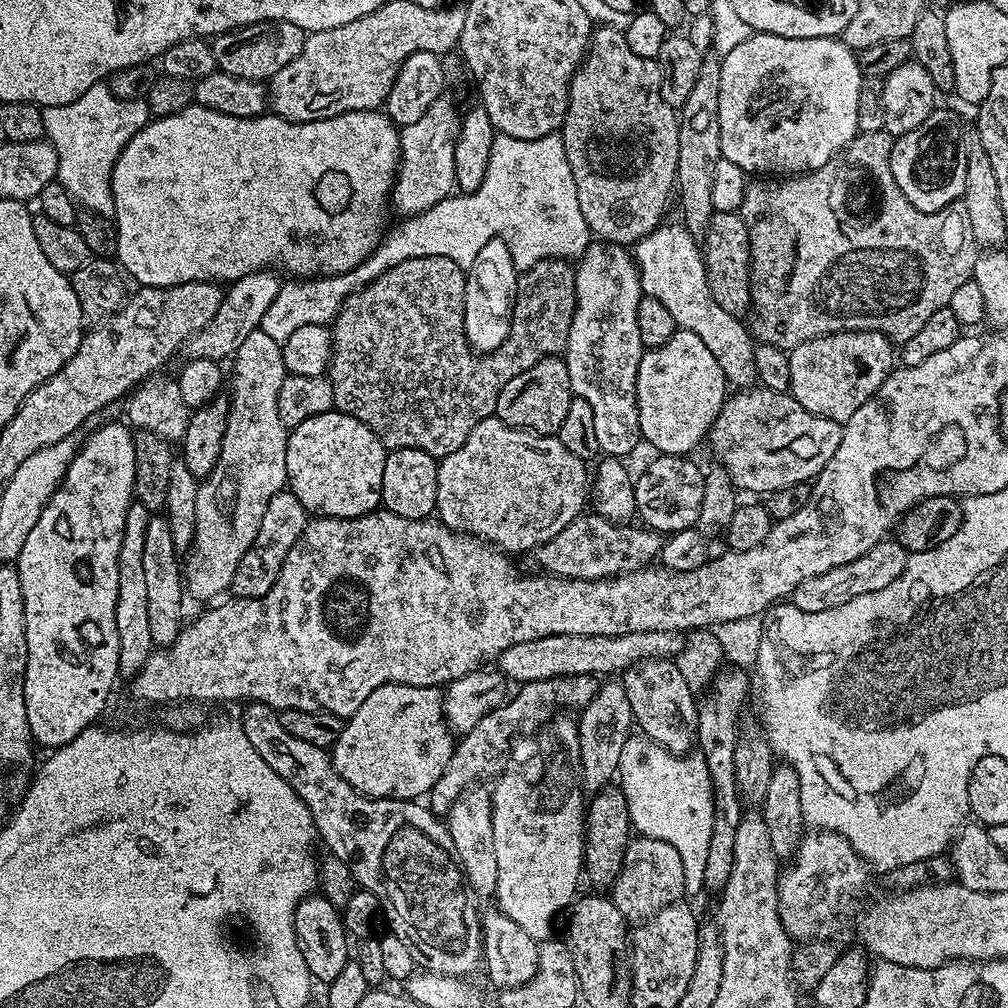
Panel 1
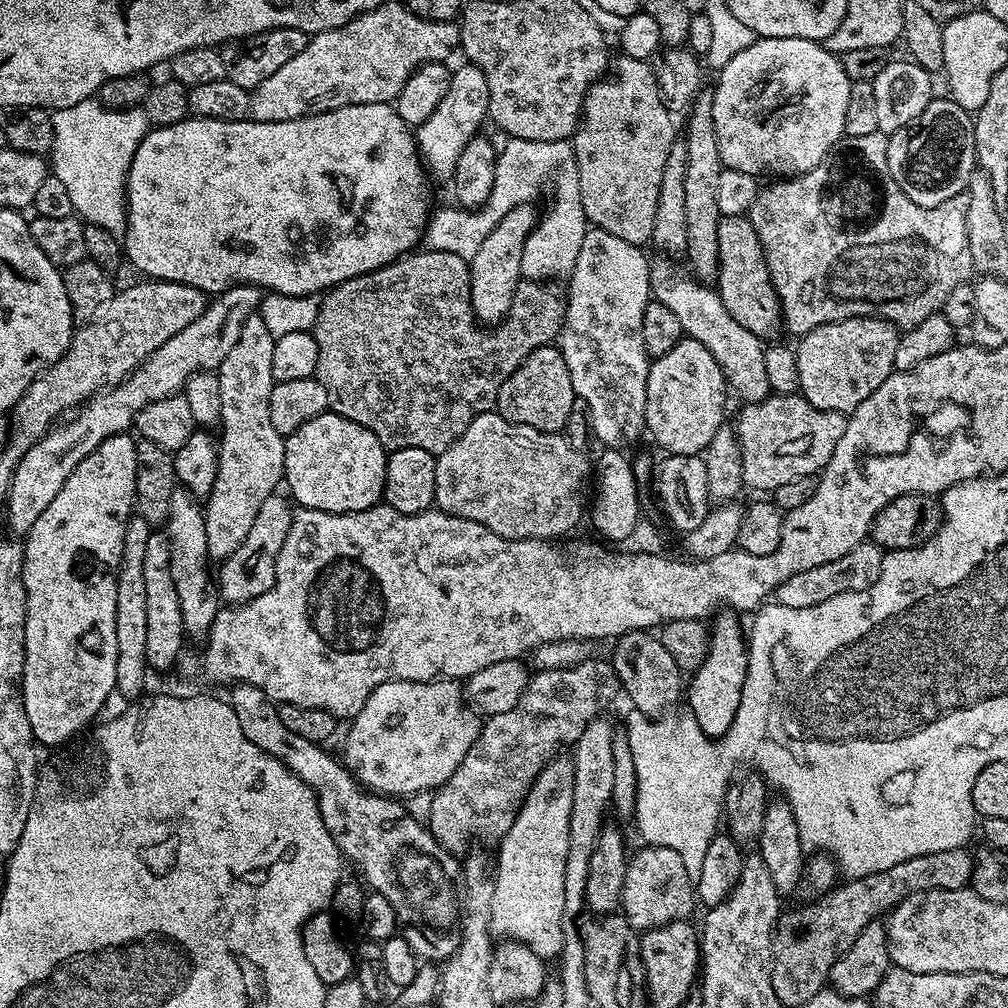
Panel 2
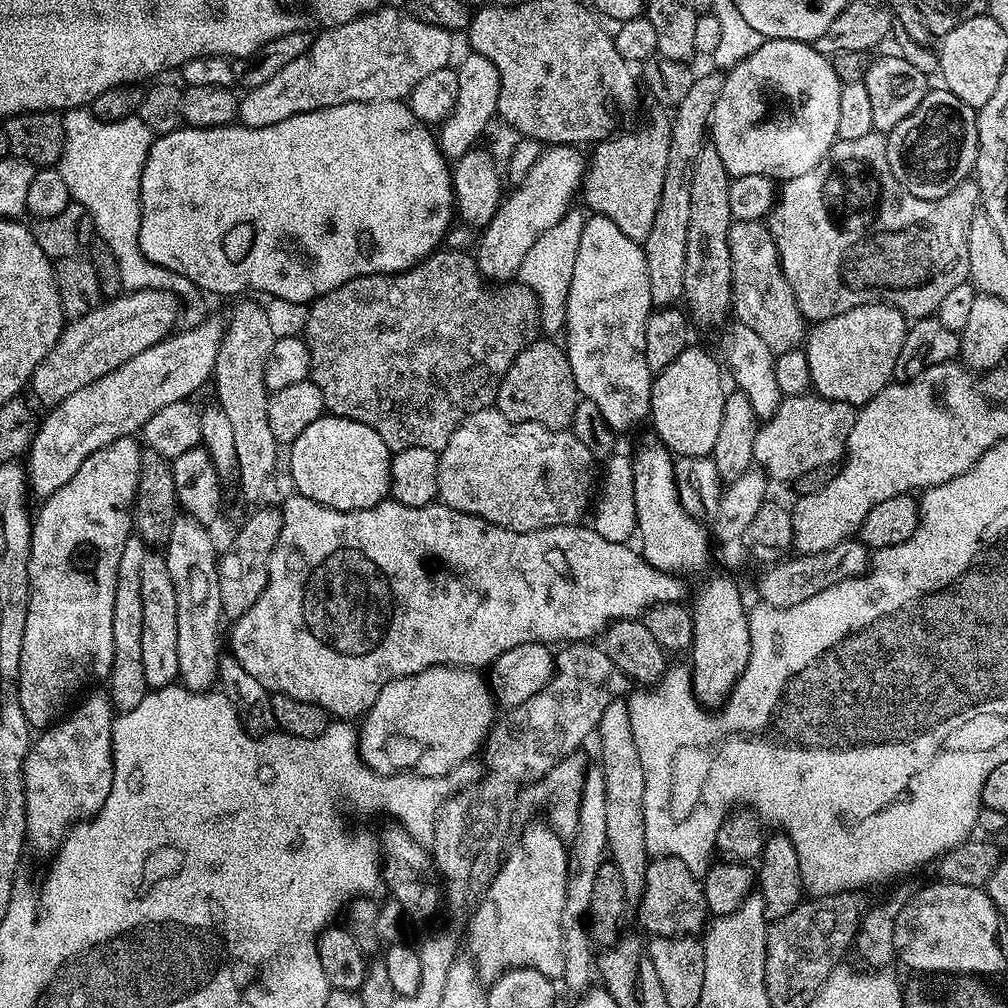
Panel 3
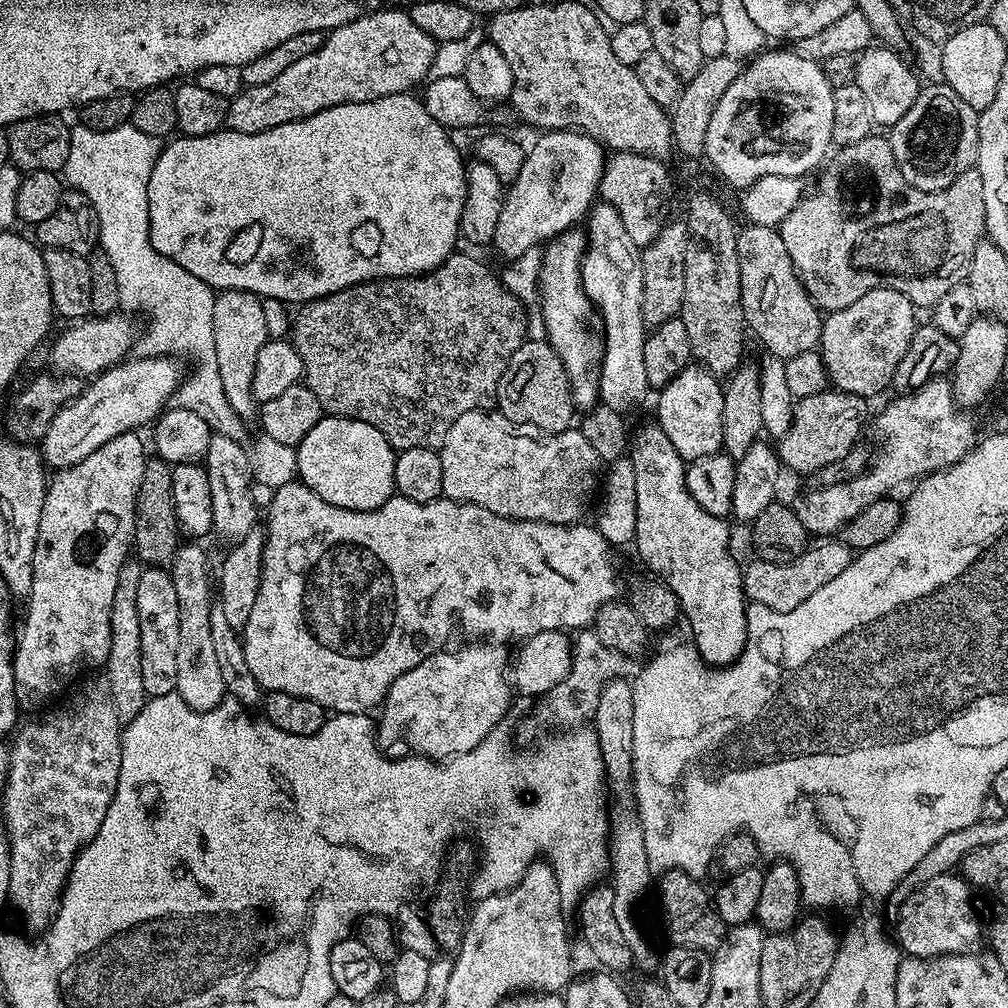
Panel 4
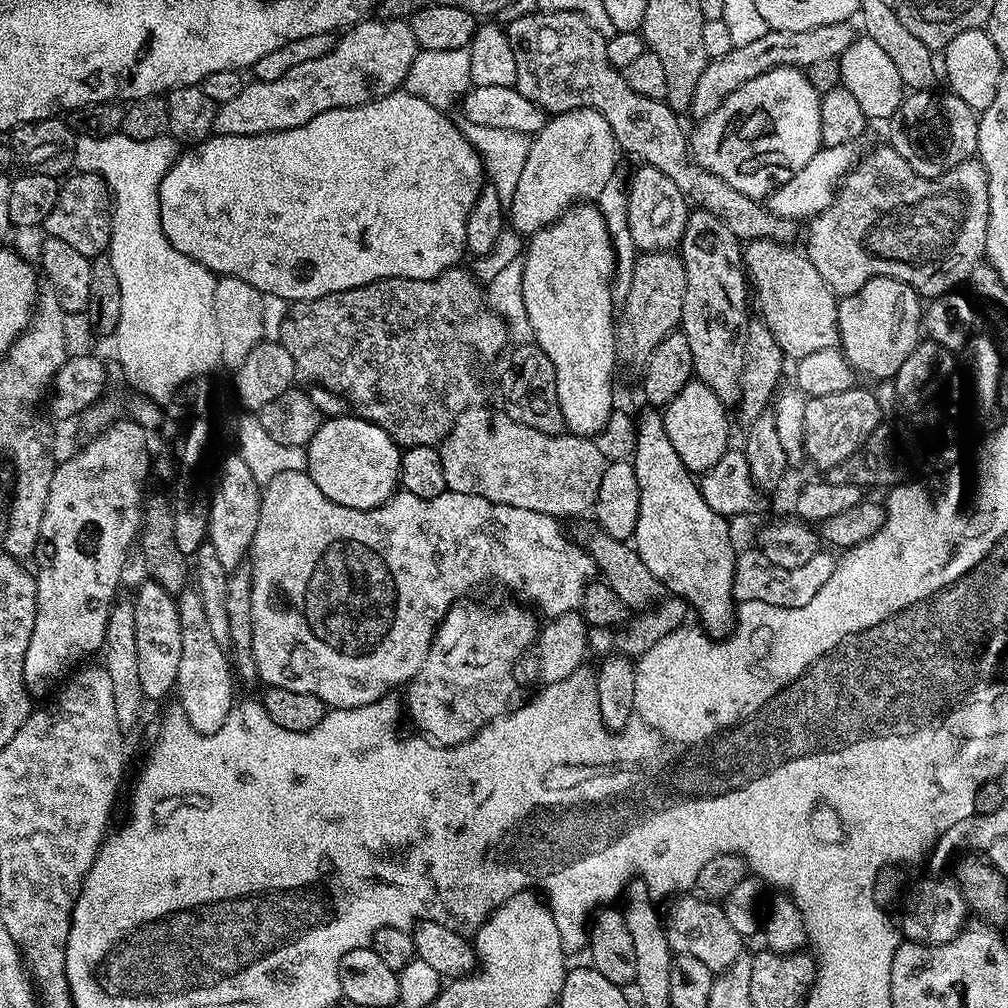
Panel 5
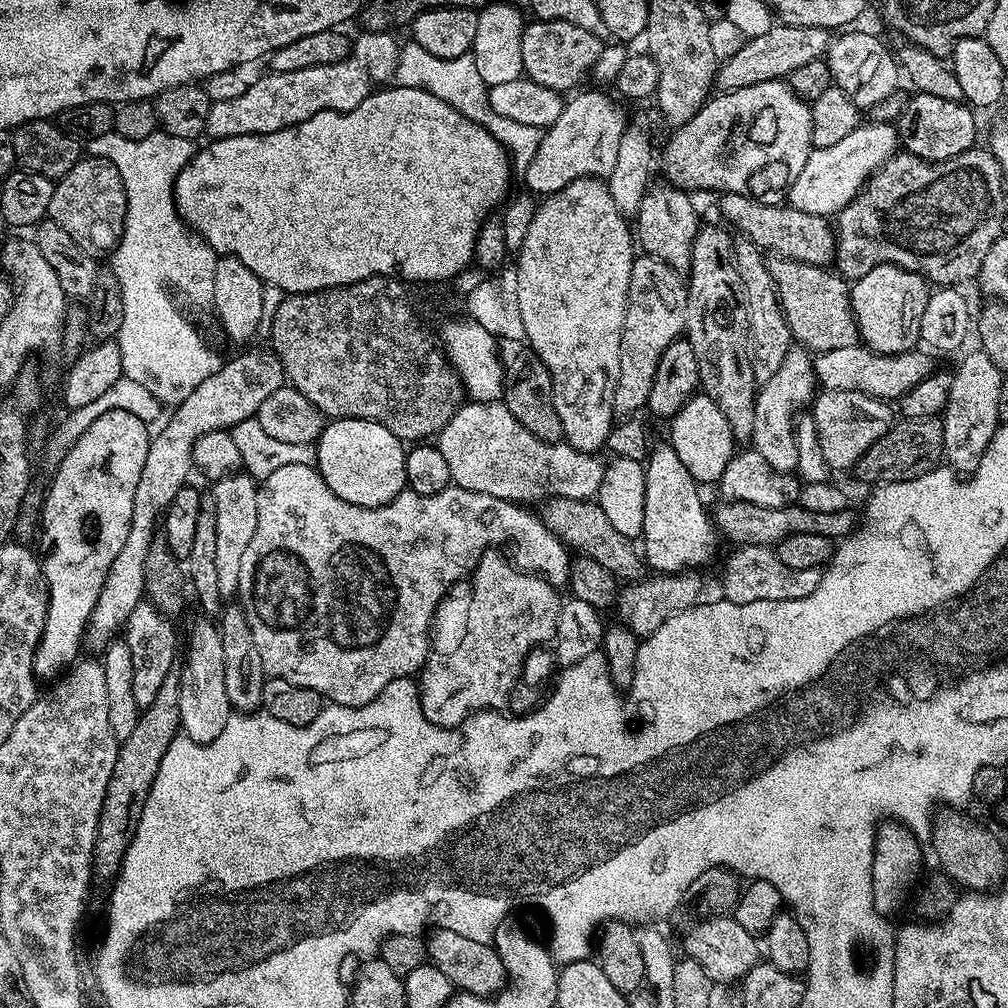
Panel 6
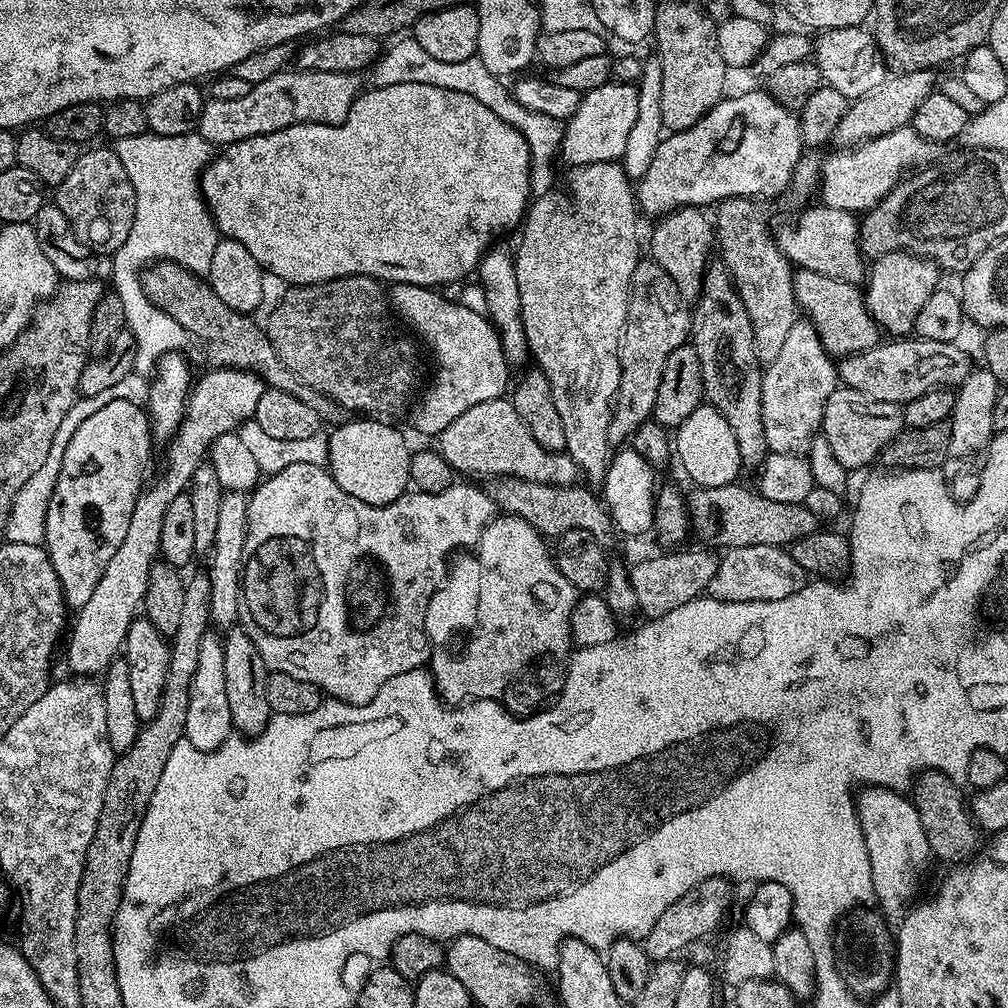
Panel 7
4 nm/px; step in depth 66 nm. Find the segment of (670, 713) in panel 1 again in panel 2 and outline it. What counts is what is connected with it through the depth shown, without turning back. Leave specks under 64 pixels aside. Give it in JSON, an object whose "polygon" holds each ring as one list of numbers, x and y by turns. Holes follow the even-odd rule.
{"polygon":[[651,631,628,632,624,636,615,637,611,645,610,663,620,680,623,695,632,699,631,707,644,715,657,717,667,713,668,708,682,696,682,673,678,662,674,662,674,654,662,646,659,635],[616,644,616,645,615,645]]}

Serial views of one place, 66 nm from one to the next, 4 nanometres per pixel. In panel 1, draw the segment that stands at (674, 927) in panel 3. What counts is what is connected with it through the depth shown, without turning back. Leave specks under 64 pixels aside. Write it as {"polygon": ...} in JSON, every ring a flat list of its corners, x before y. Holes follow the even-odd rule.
{"polygon":[[637,835,629,840,626,858,622,858,622,870,612,883,610,899,624,915,625,921,649,920,658,910,681,903,686,896,686,881,682,870,682,854,670,846,670,842,658,842,658,838]]}

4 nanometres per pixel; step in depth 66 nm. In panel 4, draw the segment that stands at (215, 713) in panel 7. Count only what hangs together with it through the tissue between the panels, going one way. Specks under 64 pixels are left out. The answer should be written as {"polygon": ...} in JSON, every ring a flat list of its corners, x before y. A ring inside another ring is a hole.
{"polygon":[[181,543,170,565,174,590,178,593,178,682,175,691,186,702,186,706,199,712,209,712,214,706,221,704,226,693,222,673,214,655,214,646,210,642,210,610,214,603,214,572,213,569,212,572,208,569,207,554,196,544,199,543]]}

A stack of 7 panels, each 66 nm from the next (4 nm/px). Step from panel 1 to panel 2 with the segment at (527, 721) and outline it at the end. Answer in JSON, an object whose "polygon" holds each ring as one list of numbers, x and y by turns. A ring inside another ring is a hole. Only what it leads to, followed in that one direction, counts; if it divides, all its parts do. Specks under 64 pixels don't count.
{"polygon":[[593,658,569,668,537,671,513,708,481,723,478,738,458,770,431,793,426,826,436,841,453,854,463,853,471,836,499,841,510,830,524,795,545,764,559,748,575,745,582,730,621,692,620,680,607,659]]}

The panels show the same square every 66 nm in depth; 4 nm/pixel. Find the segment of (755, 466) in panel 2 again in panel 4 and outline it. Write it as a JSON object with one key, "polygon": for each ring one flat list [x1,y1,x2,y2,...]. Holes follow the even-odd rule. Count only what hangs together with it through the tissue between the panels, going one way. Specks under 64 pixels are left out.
{"polygon":[[825,390,818,394,810,394,810,398,795,401,792,424,784,436,778,440,778,455,785,469,793,468,796,472,807,474,818,470,818,466,827,466,830,462,838,462,842,454,846,454,861,439,860,431,864,428,864,419,868,416,865,397,855,396,849,392]]}

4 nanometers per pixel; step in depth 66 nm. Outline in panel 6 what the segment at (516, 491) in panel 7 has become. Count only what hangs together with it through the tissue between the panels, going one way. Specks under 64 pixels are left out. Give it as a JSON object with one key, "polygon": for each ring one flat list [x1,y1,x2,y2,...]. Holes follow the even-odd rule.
{"polygon":[[558,498,543,501,538,515,544,525,551,530,569,549,591,557,620,582,635,582,645,575,646,564,629,537,618,534,614,525,602,514,600,505,592,500,575,500,574,498]]}

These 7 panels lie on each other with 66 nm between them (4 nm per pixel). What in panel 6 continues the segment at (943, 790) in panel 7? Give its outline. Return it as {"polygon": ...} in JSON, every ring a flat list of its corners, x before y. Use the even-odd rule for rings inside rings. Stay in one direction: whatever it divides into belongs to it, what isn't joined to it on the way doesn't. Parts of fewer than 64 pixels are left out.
{"polygon":[[948,810,945,816,937,815,932,825,930,845,936,851,936,860,945,877,953,885,969,892,986,892,995,889,1005,879,1004,848,992,832,974,824,970,817,963,816,963,811]]}

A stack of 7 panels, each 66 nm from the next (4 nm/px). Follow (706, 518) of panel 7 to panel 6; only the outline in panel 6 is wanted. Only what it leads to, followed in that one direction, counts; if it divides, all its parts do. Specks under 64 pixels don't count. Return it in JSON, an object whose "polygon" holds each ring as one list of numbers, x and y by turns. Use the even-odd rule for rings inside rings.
{"polygon":[[724,500,714,508,714,523,717,533,728,540,733,540,733,545,743,546,745,544,763,544,775,546,780,541,790,538,794,534,822,534,827,540,836,542,846,536,851,536,858,527,858,516,852,513,851,507,842,510,830,510,830,514,818,514,818,510,806,510,799,502,787,504,785,508,771,508,770,506,754,506,745,500]]}

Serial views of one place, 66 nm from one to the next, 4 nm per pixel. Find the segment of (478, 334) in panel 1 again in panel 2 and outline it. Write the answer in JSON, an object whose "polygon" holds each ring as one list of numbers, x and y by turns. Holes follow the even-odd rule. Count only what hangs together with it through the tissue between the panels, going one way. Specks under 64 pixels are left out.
{"polygon":[[523,204,510,210,510,214,506,214,506,218,502,218,502,222,498,222,498,226,490,230,490,234,486,234,486,242,478,246,478,254,474,254,474,258,470,261,468,273,472,283,470,286,472,312,481,325,499,324,512,308,516,285,522,279,520,267,524,239,532,233,532,228,538,219,538,212,534,209,532,204]]}

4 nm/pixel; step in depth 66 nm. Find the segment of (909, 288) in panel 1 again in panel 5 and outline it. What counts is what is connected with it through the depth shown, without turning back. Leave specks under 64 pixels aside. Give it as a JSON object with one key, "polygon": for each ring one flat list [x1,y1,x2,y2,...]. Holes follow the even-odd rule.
{"polygon":[[884,146,884,148,876,148,873,152,866,153,865,156,863,153,857,159,856,167,844,177,831,206,807,221,808,248,806,247,806,255,808,261,814,266,814,270,818,270,818,274,822,274,826,286,830,291,836,293,837,297,852,296,858,290,862,290,862,286,866,286,866,282,870,282,870,278,885,276,886,278,898,278,898,282,906,282,913,290,919,292,921,297,935,298,943,296,945,292,959,289,960,283,963,280,965,283,971,277,974,266,985,259,984,247,986,246,989,218,990,186,984,165,980,163,979,159,973,158,962,162,951,168,946,174,939,176,938,179,931,180,922,178,917,172,910,170,910,162,906,162,906,158,902,158,902,154,898,154,898,150,894,150,891,146]]}

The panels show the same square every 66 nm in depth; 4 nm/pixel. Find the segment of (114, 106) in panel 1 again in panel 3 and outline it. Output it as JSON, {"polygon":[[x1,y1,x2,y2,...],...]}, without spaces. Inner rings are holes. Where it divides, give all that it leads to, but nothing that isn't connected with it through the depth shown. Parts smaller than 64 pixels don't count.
{"polygon":[[87,107,69,108,63,113,64,121,64,149,60,155,58,171,62,174,62,182,66,182,66,190,72,195,75,203,81,204,90,214,95,235,106,246,110,246,110,254,118,262,121,289,129,292,138,290,166,290,179,296,181,301,188,302,198,296,198,289,186,278,150,262,142,254,138,242,140,229,140,175,148,157,154,135,151,129,140,120,138,115,127,116,118,122,102,122,94,118,94,114]]}

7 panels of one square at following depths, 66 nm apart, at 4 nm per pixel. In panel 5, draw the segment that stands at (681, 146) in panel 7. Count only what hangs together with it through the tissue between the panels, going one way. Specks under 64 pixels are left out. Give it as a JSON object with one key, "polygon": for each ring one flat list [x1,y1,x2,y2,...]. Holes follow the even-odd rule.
{"polygon":[[799,68,766,70,766,74,758,74,758,78,750,78,750,82,746,82,746,86,738,86,738,90,734,90,734,94,730,94,724,99,722,106,718,106,718,110,714,110,714,114,710,114,705,120,699,121,695,125,696,140,694,136,694,147,691,149,692,158,698,166,718,174,718,178,722,178,727,184,734,186,734,190,746,194,751,200,763,201,771,193,772,189,777,187,777,184,785,184,792,173,802,170,802,166,806,166,806,162,810,162,810,158,814,158,814,154,820,151,822,147,820,143,822,138,822,118,819,115,821,95,821,92,808,80,807,71]]}

